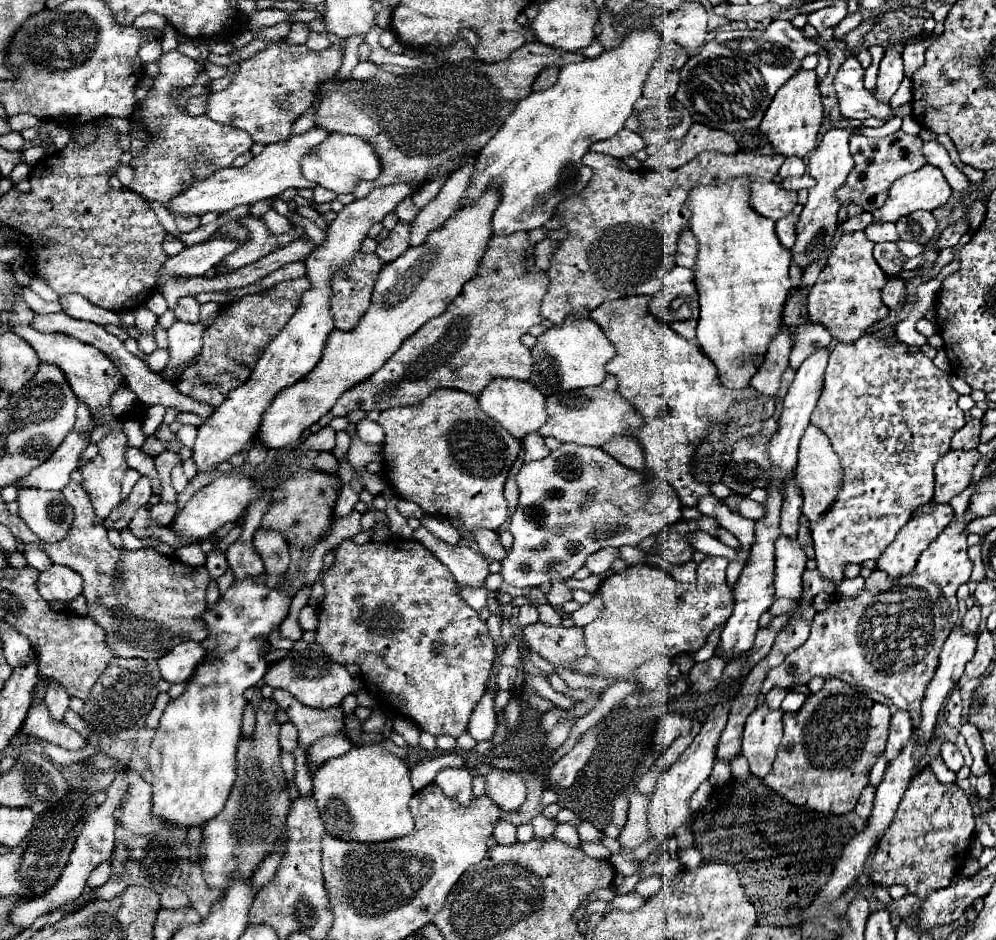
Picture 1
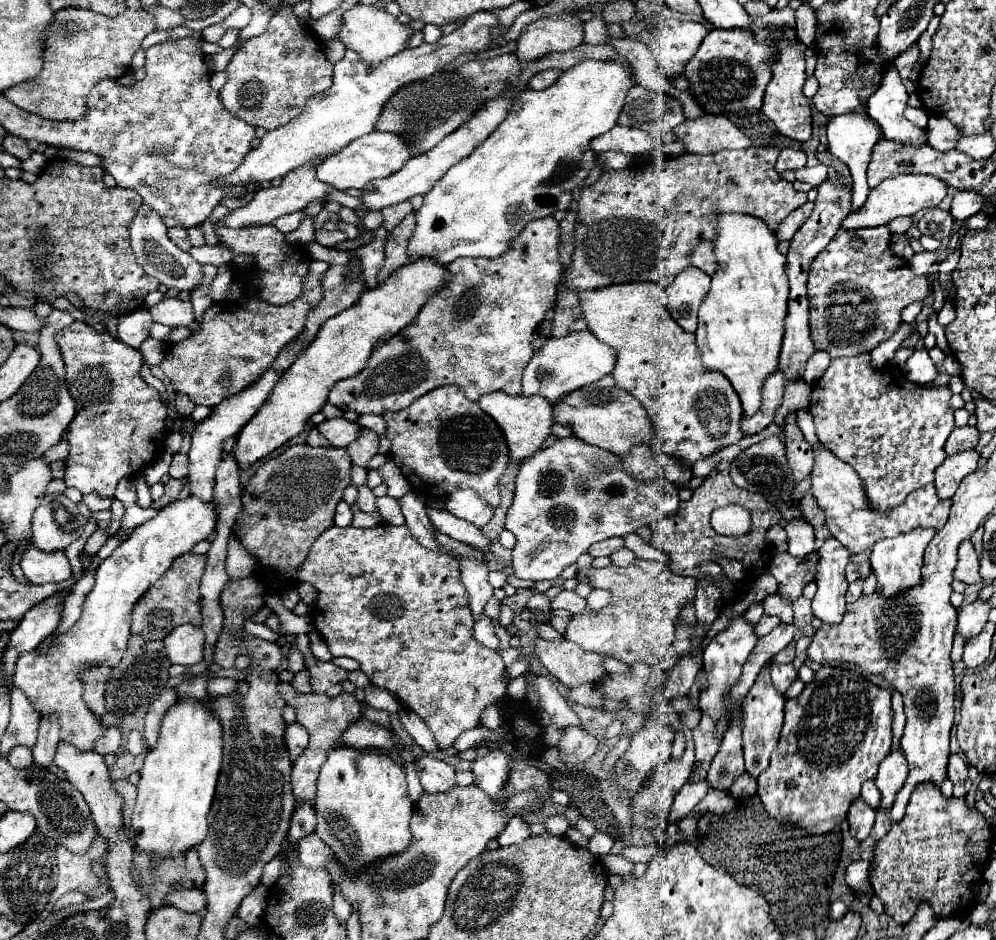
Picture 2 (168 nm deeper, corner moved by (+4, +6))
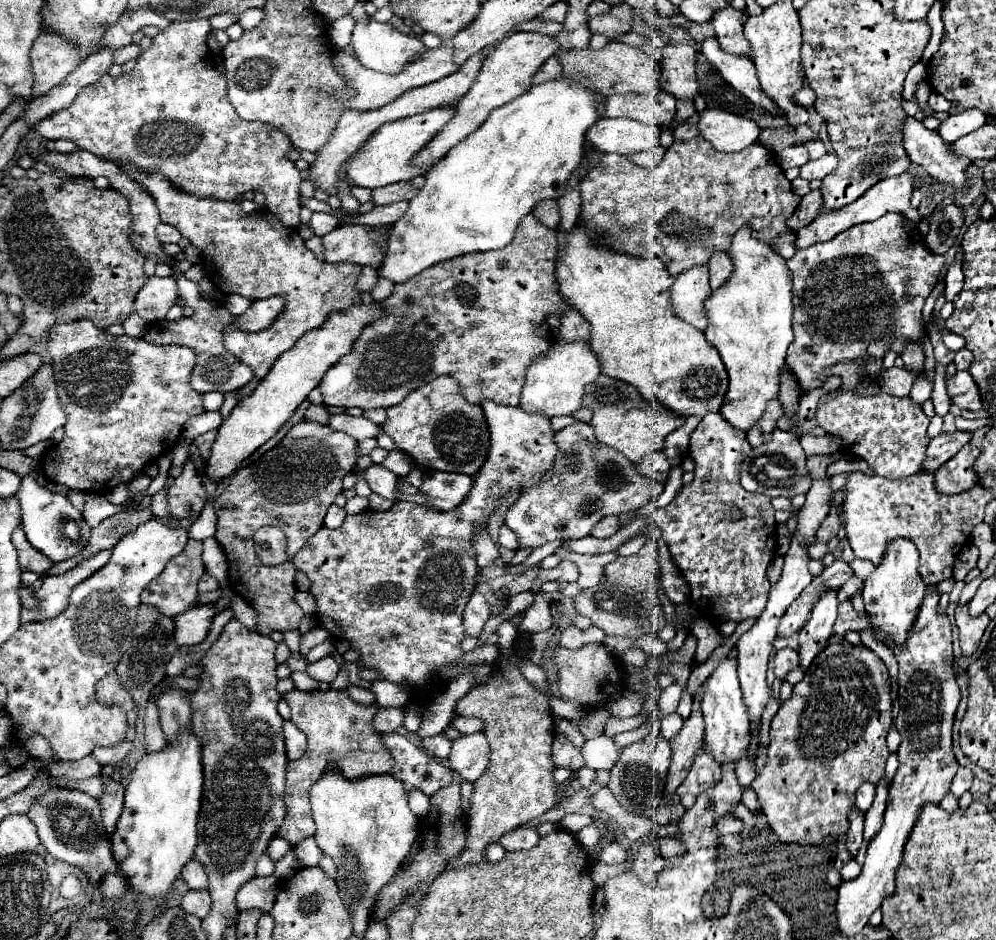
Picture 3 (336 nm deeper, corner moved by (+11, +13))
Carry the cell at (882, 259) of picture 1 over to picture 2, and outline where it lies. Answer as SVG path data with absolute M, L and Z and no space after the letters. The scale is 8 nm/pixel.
M891 236L891 252L903 260L911 260L913 258L913 250L909 246L907 236Z

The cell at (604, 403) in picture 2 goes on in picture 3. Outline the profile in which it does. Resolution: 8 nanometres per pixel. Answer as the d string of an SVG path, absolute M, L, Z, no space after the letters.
M600 375L594 383L586 385L582 407L594 411L590 425L594 427L596 439L620 451L632 463L638 463L640 457L662 449L666 435L684 423L684 419L680 419L678 415L672 415L670 411L664 411L664 407L660 411L652 403L644 403L644 399L640 399L638 391L632 385L612 379L608 375Z

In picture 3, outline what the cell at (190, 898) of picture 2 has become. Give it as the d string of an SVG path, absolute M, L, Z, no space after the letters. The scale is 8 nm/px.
M190 889L184 897L182 897L182 909L190 911L196 917L206 917L210 911L210 893L206 889Z

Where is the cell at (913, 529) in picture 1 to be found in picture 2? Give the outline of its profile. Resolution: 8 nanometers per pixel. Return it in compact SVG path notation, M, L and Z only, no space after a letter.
M921 528L911 530L907 534L899 534L889 540L879 540L873 546L871 552L871 566L877 576L877 592L885 598L895 598L899 594L905 594L913 586L921 582L921 566L923 566L923 552L925 546L931 542L935 530L933 528Z

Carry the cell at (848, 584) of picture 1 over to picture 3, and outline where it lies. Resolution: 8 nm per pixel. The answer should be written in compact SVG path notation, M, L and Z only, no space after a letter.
M850 577L840 589L838 589L838 601L848 601L854 593L858 593L862 589L862 579L858 579L858 577Z

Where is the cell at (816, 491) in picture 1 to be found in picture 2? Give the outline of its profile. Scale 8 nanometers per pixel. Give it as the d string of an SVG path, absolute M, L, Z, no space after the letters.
M817 448L815 450L815 466L813 466L813 484L811 492L817 500L817 504L825 510L827 516L827 526L831 534L847 548L851 554L861 554L865 550L873 550L873 544L881 538L893 538L895 534L911 532L915 528L935 528L941 530L949 518L951 510L951 500L941 500L935 494L935 484L929 482L927 486L911 492L905 502L901 502L895 510L889 512L875 512L871 510L865 490L863 490L863 480L855 474L855 470L835 458L831 450Z

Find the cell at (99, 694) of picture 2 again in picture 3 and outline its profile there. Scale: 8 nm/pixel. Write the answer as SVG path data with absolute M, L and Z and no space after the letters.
M102 677L96 683L96 699L102 705L120 705L124 707L126 715L128 715L128 723L134 725L138 719L138 711L136 705L132 703L132 697L128 695L128 691L124 691L120 687L120 681L116 677Z

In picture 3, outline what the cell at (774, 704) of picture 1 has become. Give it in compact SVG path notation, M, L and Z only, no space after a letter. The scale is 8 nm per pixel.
M786 647L786 649L780 649L776 651L776 657L774 657L774 675L778 679L784 679L792 669L796 669L800 663L800 655L798 651Z

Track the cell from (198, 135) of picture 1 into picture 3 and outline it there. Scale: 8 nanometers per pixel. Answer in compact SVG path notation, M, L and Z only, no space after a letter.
M208 19L174 21L166 31L154 37L150 49L138 57L132 73L120 77L104 75L94 85L84 87L68 109L42 119L32 127L32 131L50 141L74 141L80 149L94 153L102 161L120 165L128 161L136 171L162 173L178 191L194 197L236 201L246 191L260 189L268 199L270 213L274 213L286 227L298 227L302 209L298 201L302 177L286 157L292 143L274 127L260 121L244 121L236 115L226 97L226 79L216 73L214 55L206 45L210 31L212 27Z

